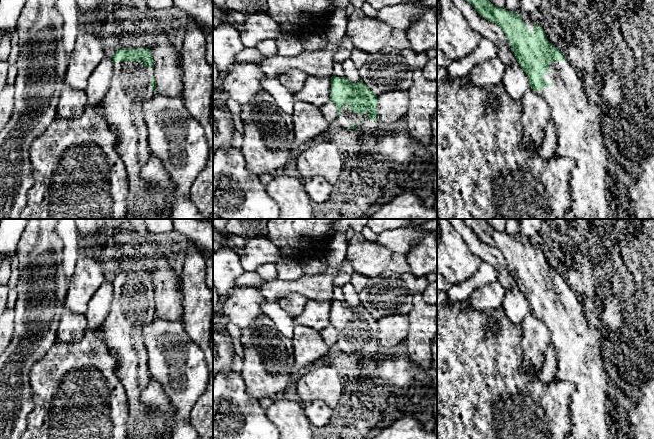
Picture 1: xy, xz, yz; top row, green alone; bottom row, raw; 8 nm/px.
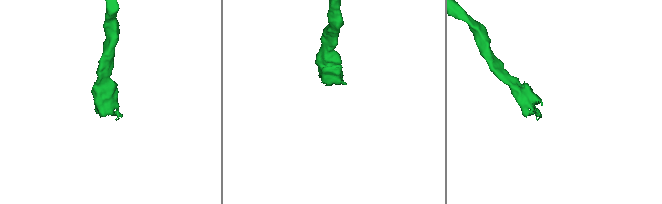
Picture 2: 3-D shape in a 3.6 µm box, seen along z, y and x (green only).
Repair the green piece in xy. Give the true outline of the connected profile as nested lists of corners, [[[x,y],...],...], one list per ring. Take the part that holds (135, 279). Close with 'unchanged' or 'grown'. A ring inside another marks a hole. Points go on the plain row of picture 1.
[[[119,273],[113,279],[114,297],[111,310],[102,327],[102,338],[116,359],[116,375],[127,396],[128,419],[126,439],[167,439],[161,416],[145,406],[141,395],[152,380],[148,367],[147,350],[142,339],[143,326],[156,315],[152,276],[148,273]]] | grown

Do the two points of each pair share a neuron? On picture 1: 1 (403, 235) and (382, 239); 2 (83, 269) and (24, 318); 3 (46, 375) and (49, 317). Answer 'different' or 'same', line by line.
1: same
2: different
3: different

